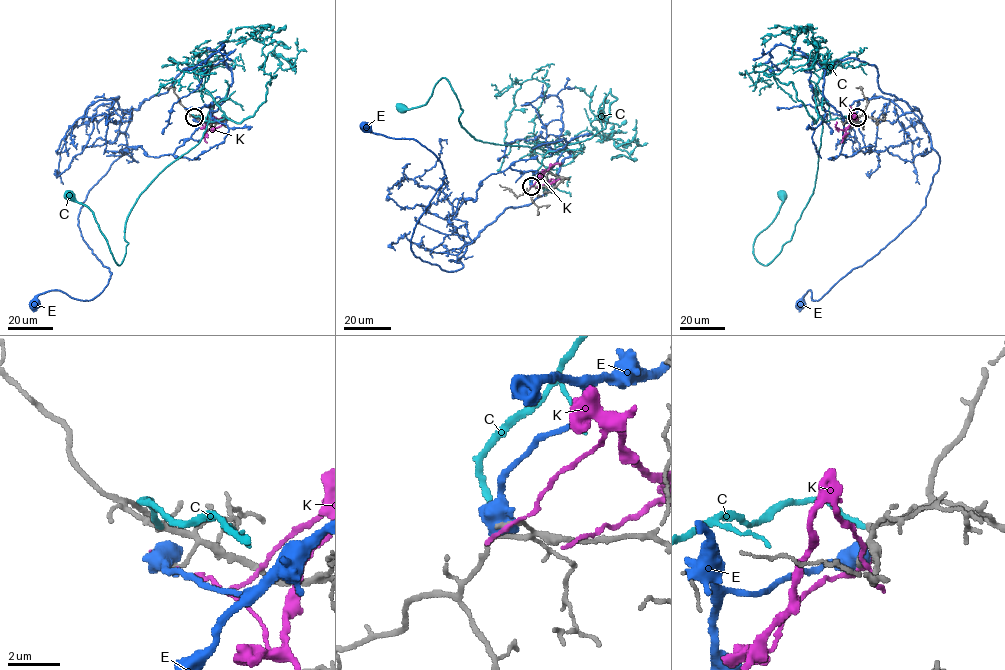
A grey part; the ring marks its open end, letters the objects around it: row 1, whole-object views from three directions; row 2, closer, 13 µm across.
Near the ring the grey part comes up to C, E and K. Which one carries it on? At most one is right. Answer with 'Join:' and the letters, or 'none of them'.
Join: C

